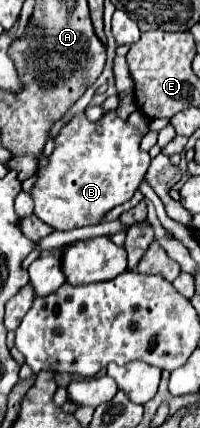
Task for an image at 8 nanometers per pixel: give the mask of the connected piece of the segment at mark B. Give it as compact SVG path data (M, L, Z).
M106 112L98 122L88 122L84 114L74 116L56 136L56 148L48 166L38 170L38 182L32 190L34 214L54 230L74 230L80 226L98 224L110 208L130 200L144 178L150 166L150 156L140 150L140 140L142 134L138 134L138 130L126 120L120 120L116 112Z

